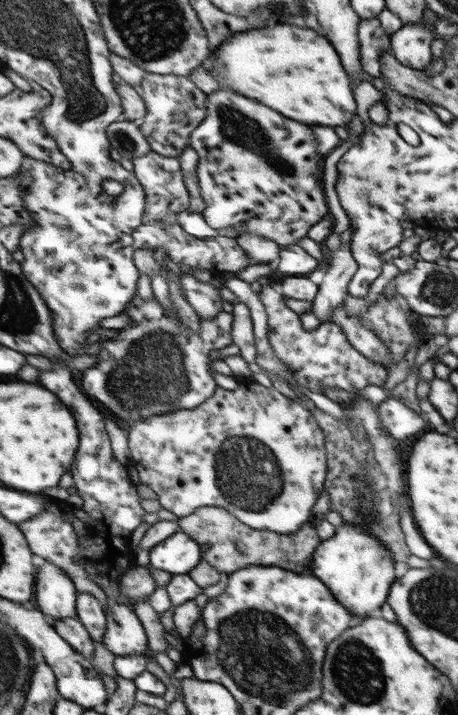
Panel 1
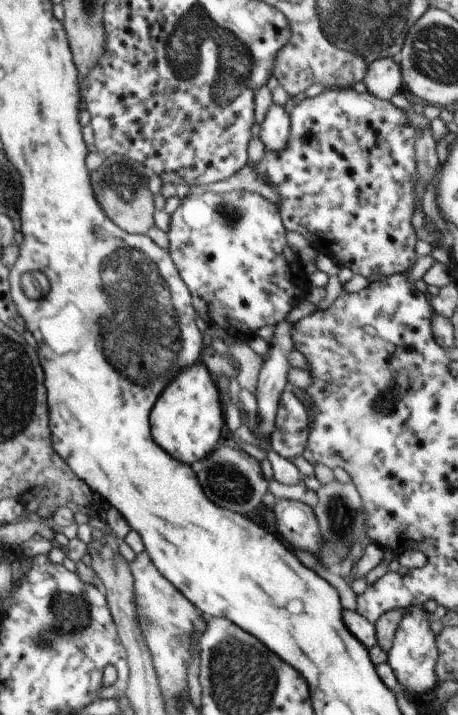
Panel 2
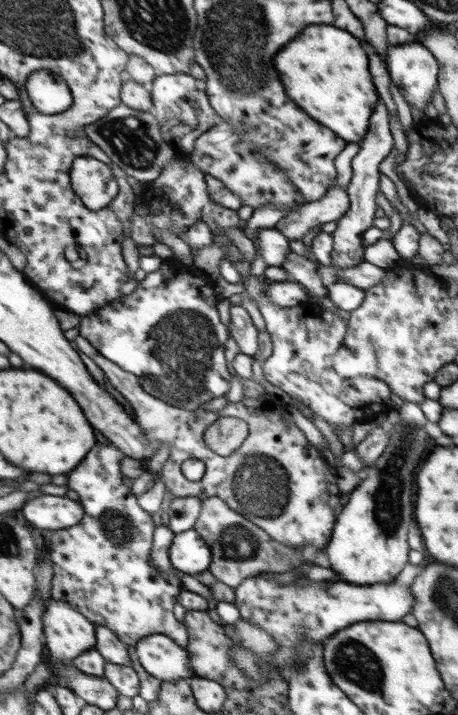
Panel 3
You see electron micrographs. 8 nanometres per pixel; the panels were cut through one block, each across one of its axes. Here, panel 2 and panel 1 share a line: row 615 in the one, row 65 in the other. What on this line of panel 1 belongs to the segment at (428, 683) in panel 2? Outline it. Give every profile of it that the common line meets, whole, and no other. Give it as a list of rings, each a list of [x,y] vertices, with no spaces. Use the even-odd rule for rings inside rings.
[[[406,24],[391,35],[391,54],[404,66],[420,71],[420,68],[430,64],[432,38],[430,30],[422,28],[422,25]]]

